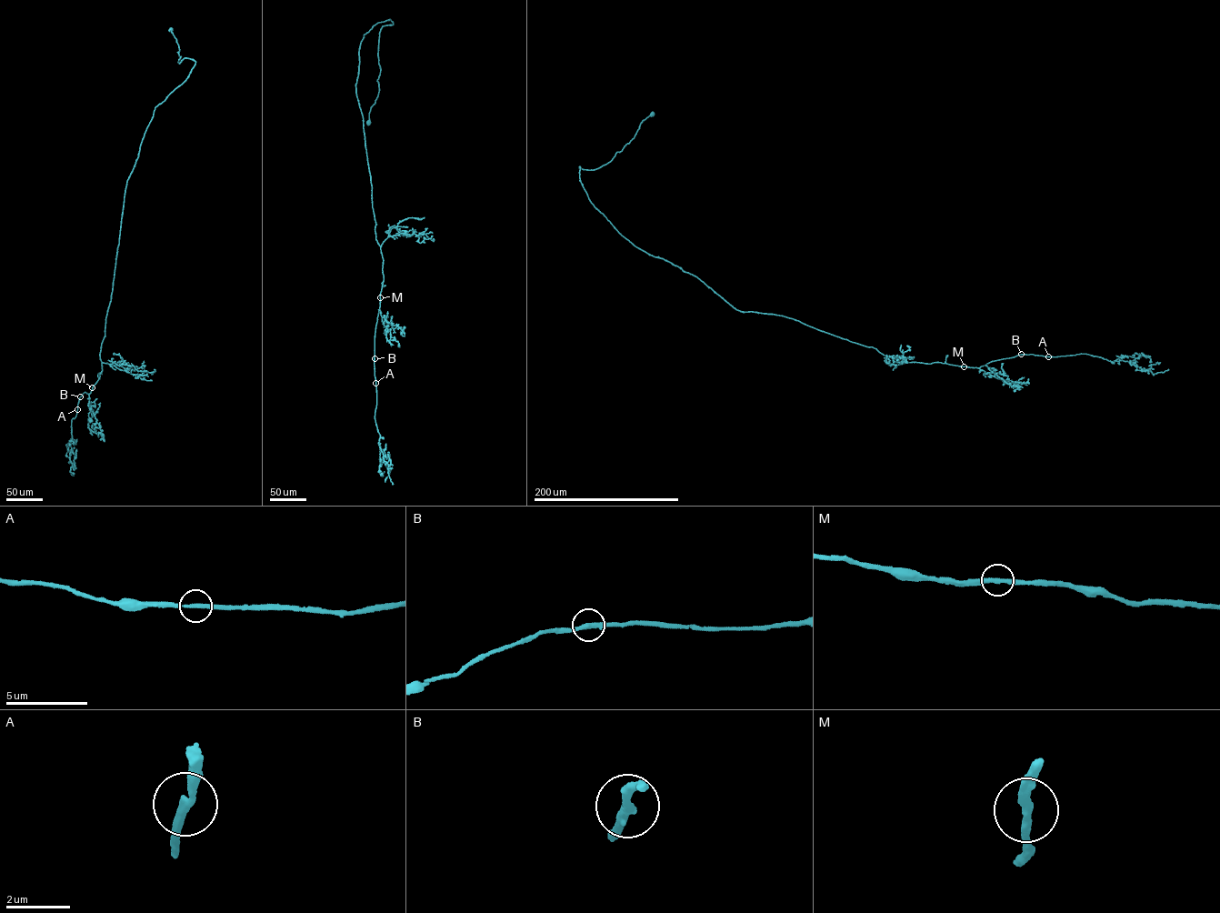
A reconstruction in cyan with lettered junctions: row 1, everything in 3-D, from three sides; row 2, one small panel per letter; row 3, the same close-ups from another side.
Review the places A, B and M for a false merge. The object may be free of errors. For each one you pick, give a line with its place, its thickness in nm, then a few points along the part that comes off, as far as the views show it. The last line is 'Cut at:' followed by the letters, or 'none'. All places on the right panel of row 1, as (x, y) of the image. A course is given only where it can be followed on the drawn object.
Cut at: none

